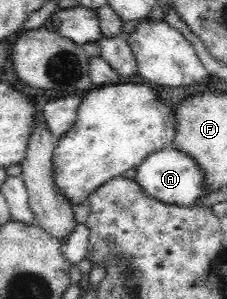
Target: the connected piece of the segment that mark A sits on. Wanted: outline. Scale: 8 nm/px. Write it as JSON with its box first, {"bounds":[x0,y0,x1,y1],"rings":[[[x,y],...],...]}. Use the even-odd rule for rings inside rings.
{"bounds":[135,147,208,206],"rings":[[[174,147],[162,148],[147,155],[136,167],[135,182],[142,191],[171,206],[189,206],[199,197],[208,194],[203,188],[203,171],[199,170],[194,159],[187,153],[178,151]]]}

